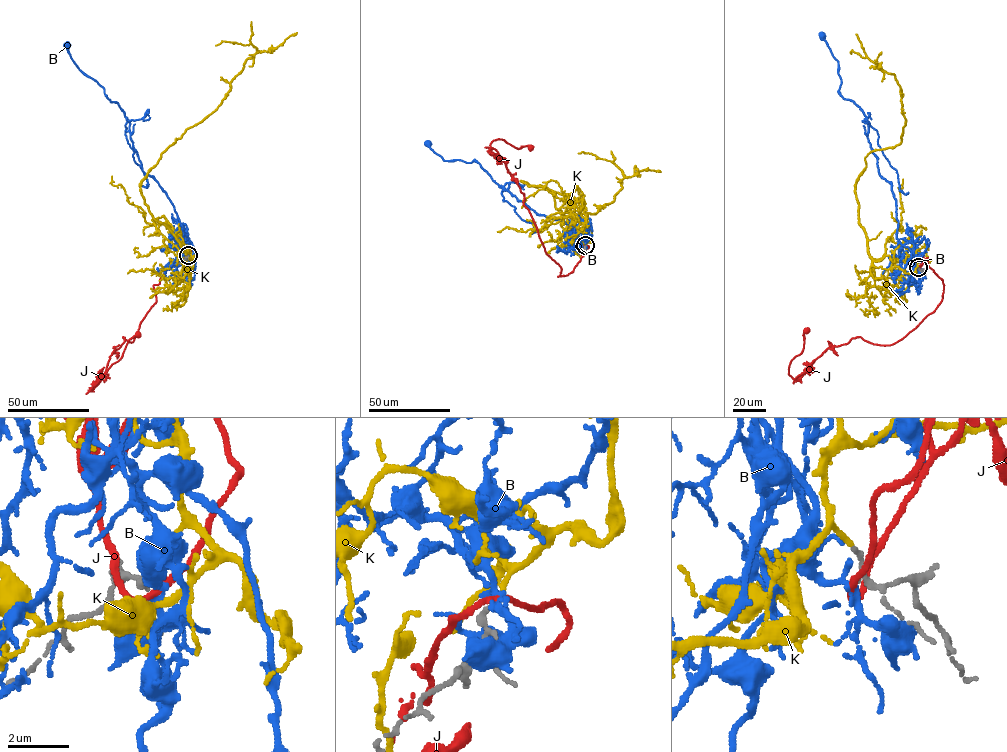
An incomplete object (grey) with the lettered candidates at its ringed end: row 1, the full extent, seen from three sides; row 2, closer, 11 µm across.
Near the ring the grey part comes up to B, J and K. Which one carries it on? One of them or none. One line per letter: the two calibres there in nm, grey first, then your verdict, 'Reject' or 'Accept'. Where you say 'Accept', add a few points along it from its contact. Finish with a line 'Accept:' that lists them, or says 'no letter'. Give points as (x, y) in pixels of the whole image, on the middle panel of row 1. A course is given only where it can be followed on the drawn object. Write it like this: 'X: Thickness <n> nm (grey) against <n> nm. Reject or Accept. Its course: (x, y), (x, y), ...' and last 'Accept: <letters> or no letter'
B: Thickness 140 nm (grey) against 240 nm. Reject
J: Thickness 170 nm (grey) against 180 nm. Reject
K: Thickness 120 nm (grey) against 140 nm. Accept. Its course: (585, 245), (591, 231), (581, 203), (521, 181), (544, 186), (565, 215), (596, 213), (623, 174), (578, 153)
Accept: K

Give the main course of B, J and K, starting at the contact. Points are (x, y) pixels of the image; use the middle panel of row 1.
B: (585, 246), (574, 221), (539, 215), (500, 187), (478, 163), (445, 161), (428, 144)
J: (585, 245), (572, 272), (558, 276), (561, 269), (546, 253), (524, 194), (490, 144), (501, 139), (530, 147)
K: (585, 245), (591, 231), (581, 203), (521, 181), (544, 186), (565, 215), (596, 213), (623, 174), (578, 153)

